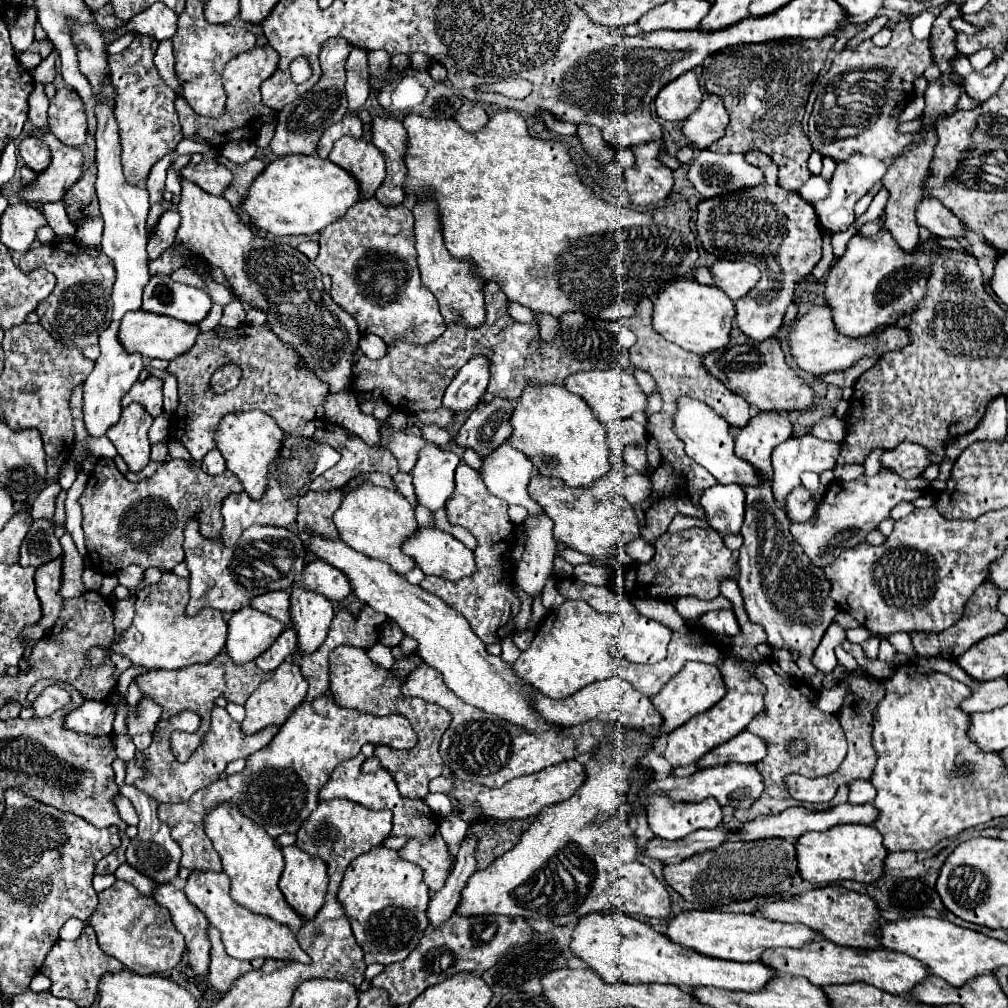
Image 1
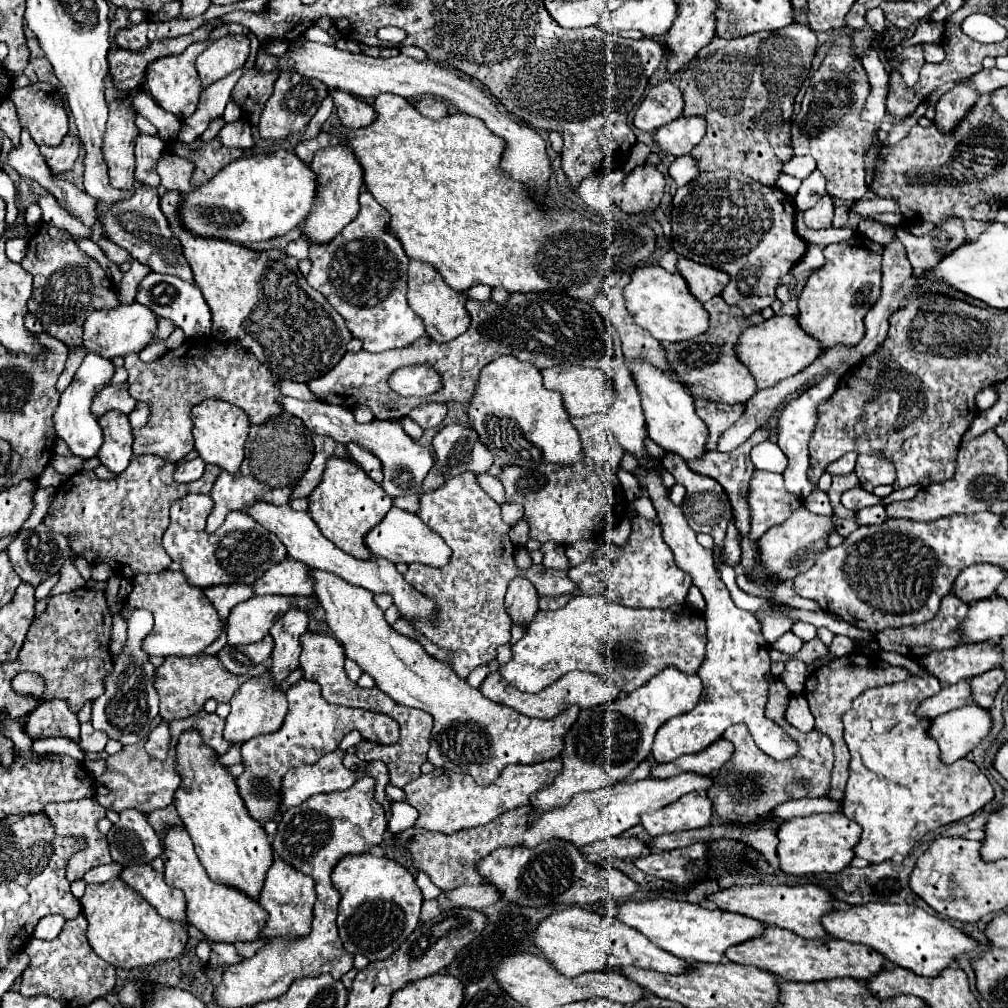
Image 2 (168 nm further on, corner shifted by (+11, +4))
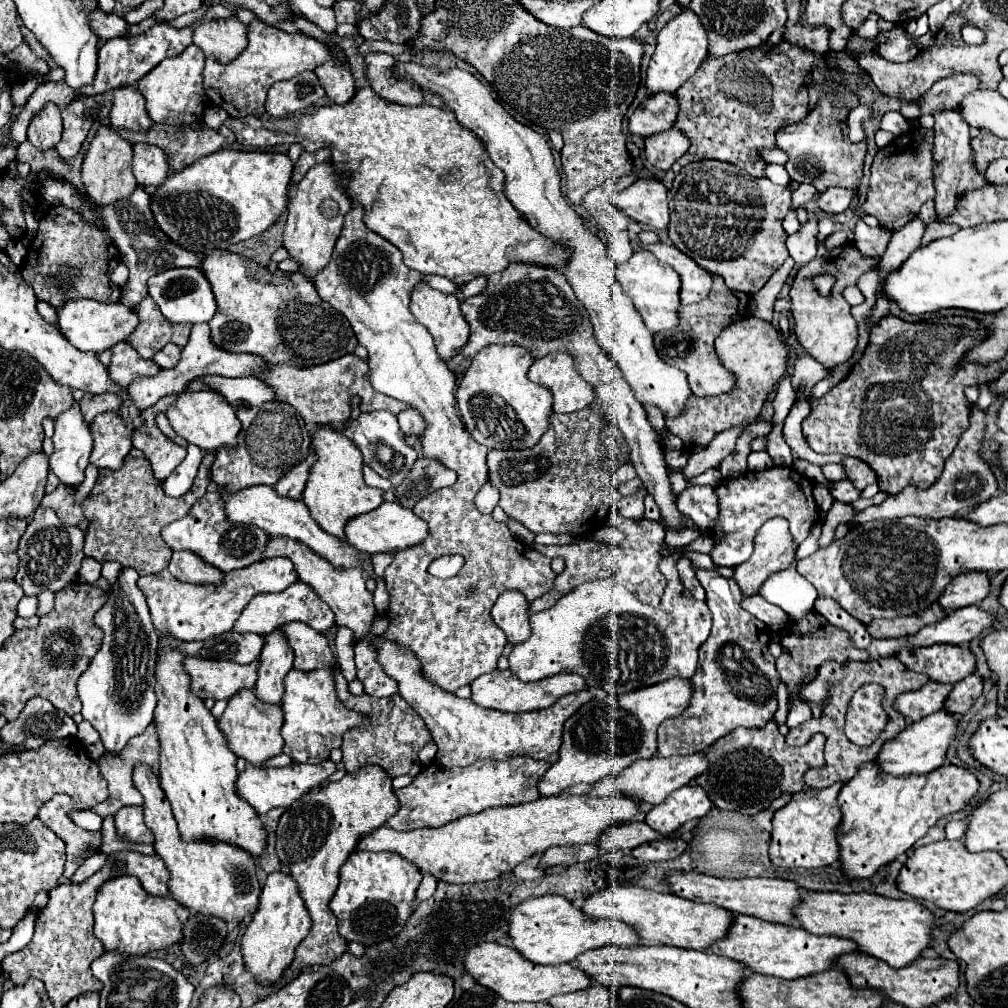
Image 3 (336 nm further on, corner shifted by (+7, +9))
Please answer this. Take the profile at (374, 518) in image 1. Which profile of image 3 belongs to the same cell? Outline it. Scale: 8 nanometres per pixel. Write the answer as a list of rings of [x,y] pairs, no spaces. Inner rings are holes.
[[[319,426],[319,430],[313,434],[313,446],[315,446],[319,460],[313,464],[313,470],[309,472],[307,488],[301,500],[307,504],[311,516],[317,520],[317,524],[325,532],[345,540],[347,522],[381,506],[385,492],[365,484],[363,456],[341,432],[331,430],[327,426]]]

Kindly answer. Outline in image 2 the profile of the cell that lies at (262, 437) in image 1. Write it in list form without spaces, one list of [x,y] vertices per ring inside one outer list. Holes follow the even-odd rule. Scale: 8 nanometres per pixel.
[[[205,399],[199,405],[191,409],[191,419],[193,419],[193,439],[195,439],[195,449],[199,457],[205,463],[219,465],[227,469],[231,475],[239,471],[239,465],[243,461],[243,445],[247,441],[247,431],[249,431],[249,417],[237,409],[235,405],[221,401],[221,399]]]

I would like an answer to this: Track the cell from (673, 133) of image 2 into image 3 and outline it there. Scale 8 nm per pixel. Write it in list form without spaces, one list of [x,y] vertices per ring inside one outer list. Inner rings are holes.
[[[669,128],[667,132],[653,134],[645,138],[647,162],[655,168],[669,170],[691,146],[691,140],[679,128]]]

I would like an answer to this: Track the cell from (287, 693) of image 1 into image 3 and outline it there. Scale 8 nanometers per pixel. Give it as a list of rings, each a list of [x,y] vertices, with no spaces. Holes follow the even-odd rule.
[[[249,688],[239,690],[229,700],[229,706],[227,706],[225,714],[219,718],[219,730],[227,738],[227,746],[239,758],[245,758],[253,766],[259,766],[267,758],[273,758],[273,756],[281,754],[281,748],[283,748],[281,726],[283,726],[283,708],[281,708],[281,704],[261,702],[261,700],[257,700],[255,690],[249,690]]]

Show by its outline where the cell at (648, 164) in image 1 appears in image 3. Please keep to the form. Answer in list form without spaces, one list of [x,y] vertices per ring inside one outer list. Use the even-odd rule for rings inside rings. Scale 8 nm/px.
[[[641,178],[617,194],[617,208],[629,218],[657,230],[669,224],[667,188],[657,178]]]

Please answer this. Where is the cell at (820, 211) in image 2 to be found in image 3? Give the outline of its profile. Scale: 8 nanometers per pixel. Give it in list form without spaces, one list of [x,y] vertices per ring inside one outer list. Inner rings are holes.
[[[813,214],[797,234],[787,238],[789,254],[799,266],[805,266],[817,254],[817,224],[819,224],[819,218],[817,214]]]

